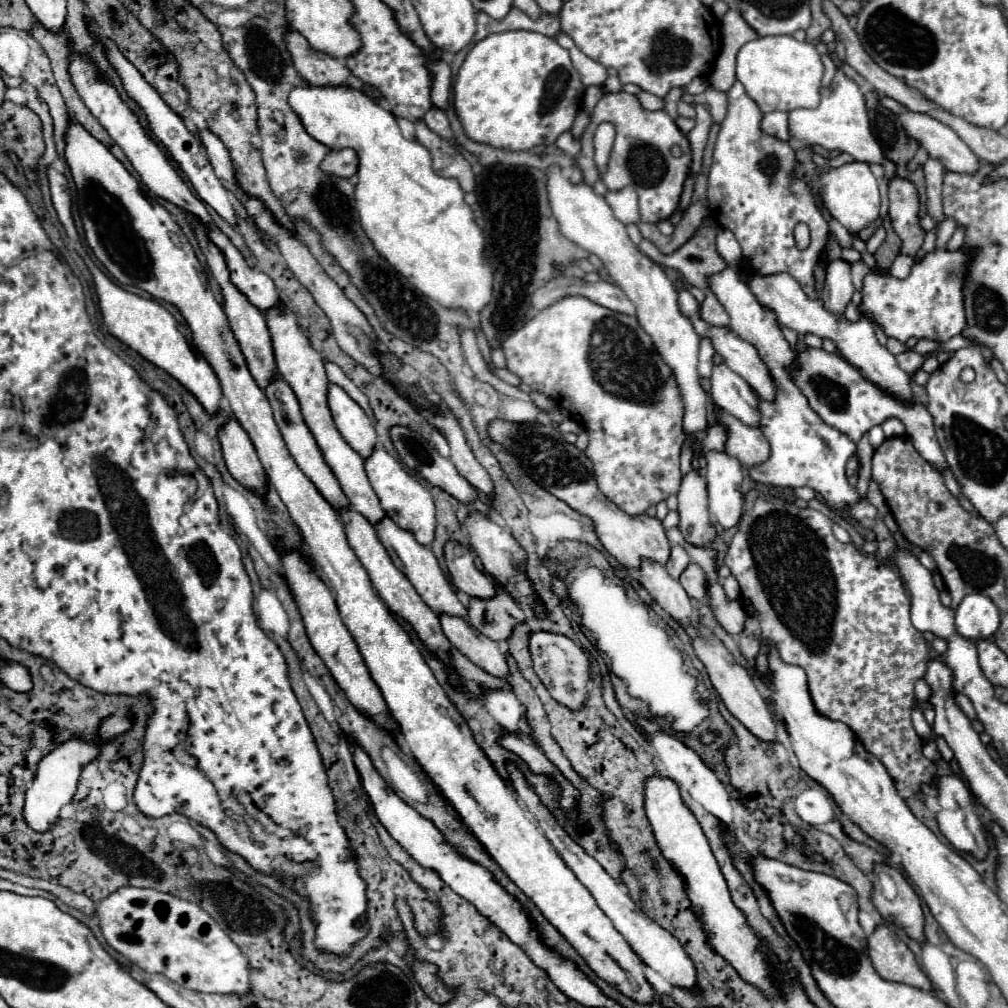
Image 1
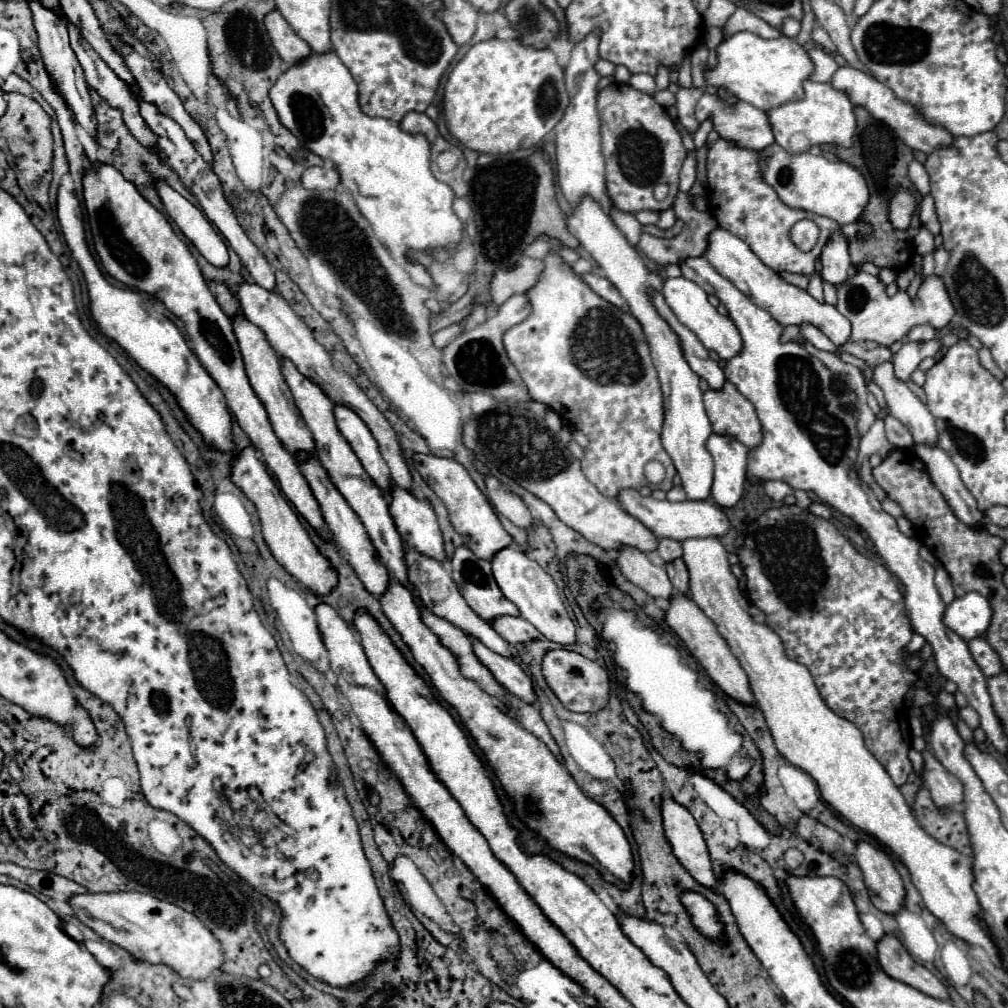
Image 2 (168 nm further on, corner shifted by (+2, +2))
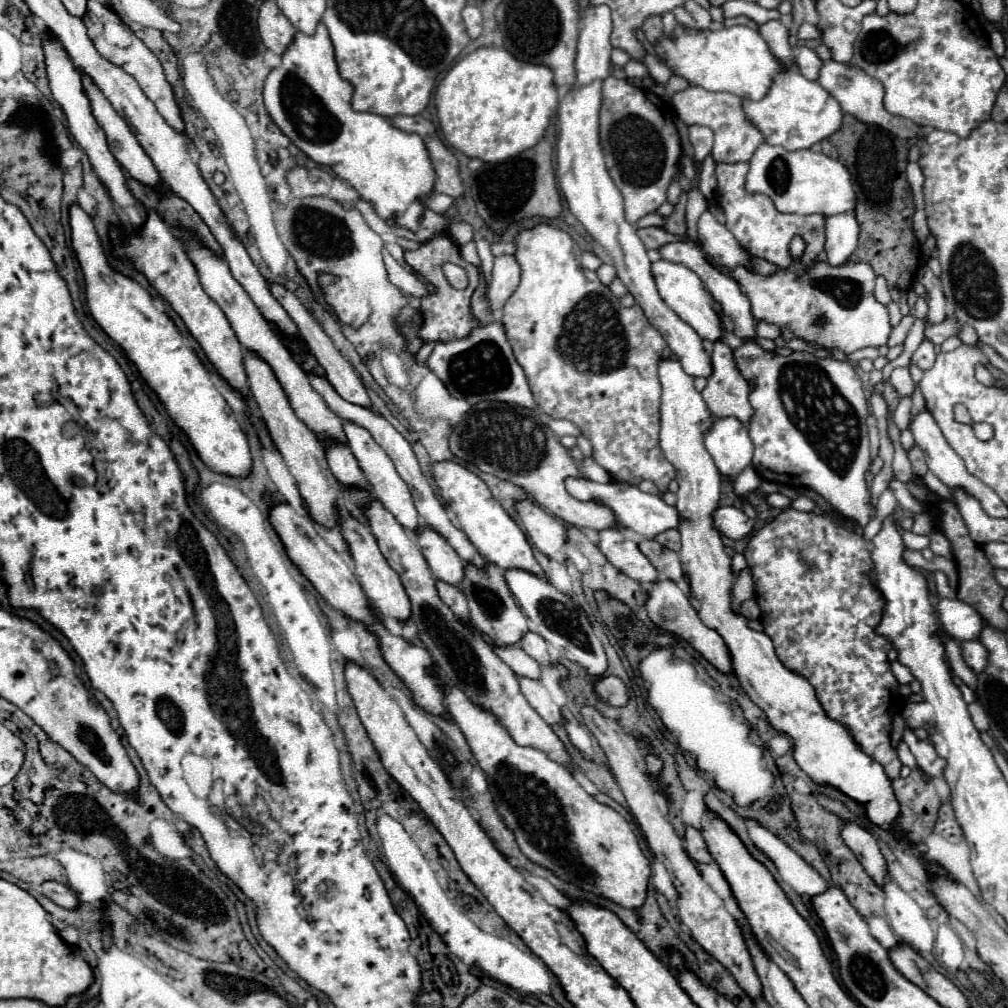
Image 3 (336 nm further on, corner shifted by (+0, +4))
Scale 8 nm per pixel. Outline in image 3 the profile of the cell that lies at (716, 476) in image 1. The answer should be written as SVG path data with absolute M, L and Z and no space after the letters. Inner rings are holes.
M733 417L713 419L713 425L705 433L705 447L711 453L717 469L733 479L753 457L753 441L749 439L747 427Z

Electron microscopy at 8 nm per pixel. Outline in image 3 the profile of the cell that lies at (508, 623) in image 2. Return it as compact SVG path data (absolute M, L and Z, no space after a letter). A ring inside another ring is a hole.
M527 633L523 639L521 639L521 649L531 655L539 665L551 665L551 657L547 653L547 643L545 639L541 639L541 635L537 633Z

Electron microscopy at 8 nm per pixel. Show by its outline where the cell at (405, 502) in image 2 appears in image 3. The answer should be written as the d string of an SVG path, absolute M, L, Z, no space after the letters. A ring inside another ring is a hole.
M419 529L417 531L419 547L429 563L429 569L435 579L445 581L449 585L461 585L461 575L465 569L463 559L455 553L455 549L435 531L431 529Z

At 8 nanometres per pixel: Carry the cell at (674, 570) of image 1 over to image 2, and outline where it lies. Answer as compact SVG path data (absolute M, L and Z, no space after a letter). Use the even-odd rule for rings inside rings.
M659 539L657 553L661 555L661 559L663 559L665 563L671 563L671 561L675 561L675 559L679 559L679 557L683 555L681 543L675 541L675 539Z

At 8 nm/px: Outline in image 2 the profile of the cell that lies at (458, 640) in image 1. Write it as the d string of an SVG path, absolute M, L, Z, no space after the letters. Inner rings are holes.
M471 637L473 641L473 653L475 657L493 673L493 677L515 697L519 697L523 703L533 703L535 693L531 687L531 679L525 675L525 671L509 657L497 655L491 649L487 649L479 639Z

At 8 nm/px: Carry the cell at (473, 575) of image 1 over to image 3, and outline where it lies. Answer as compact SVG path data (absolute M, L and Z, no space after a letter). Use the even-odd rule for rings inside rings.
M465 565L465 579L461 583L461 591L469 601L469 617L475 629L485 633L495 647L519 645L523 635L529 631L529 623L521 609L515 605L515 599L499 567L487 565L485 569L477 569L475 565Z

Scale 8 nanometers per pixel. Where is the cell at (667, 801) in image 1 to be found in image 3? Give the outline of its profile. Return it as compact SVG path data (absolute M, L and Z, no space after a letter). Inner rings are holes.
M687 827L687 831L685 831L685 849L687 849L689 857L697 863L709 863L711 861L711 855L707 851L707 843L705 843L701 831L697 831L693 827Z

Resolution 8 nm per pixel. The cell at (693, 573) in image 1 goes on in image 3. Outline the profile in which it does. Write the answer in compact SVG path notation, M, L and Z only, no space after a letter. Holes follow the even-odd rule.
M655 539L651 541L641 541L639 543L641 553L653 563L653 567L659 573L659 579L671 579L671 581L681 581L683 579L683 569L679 555L675 551L669 551L661 547Z

